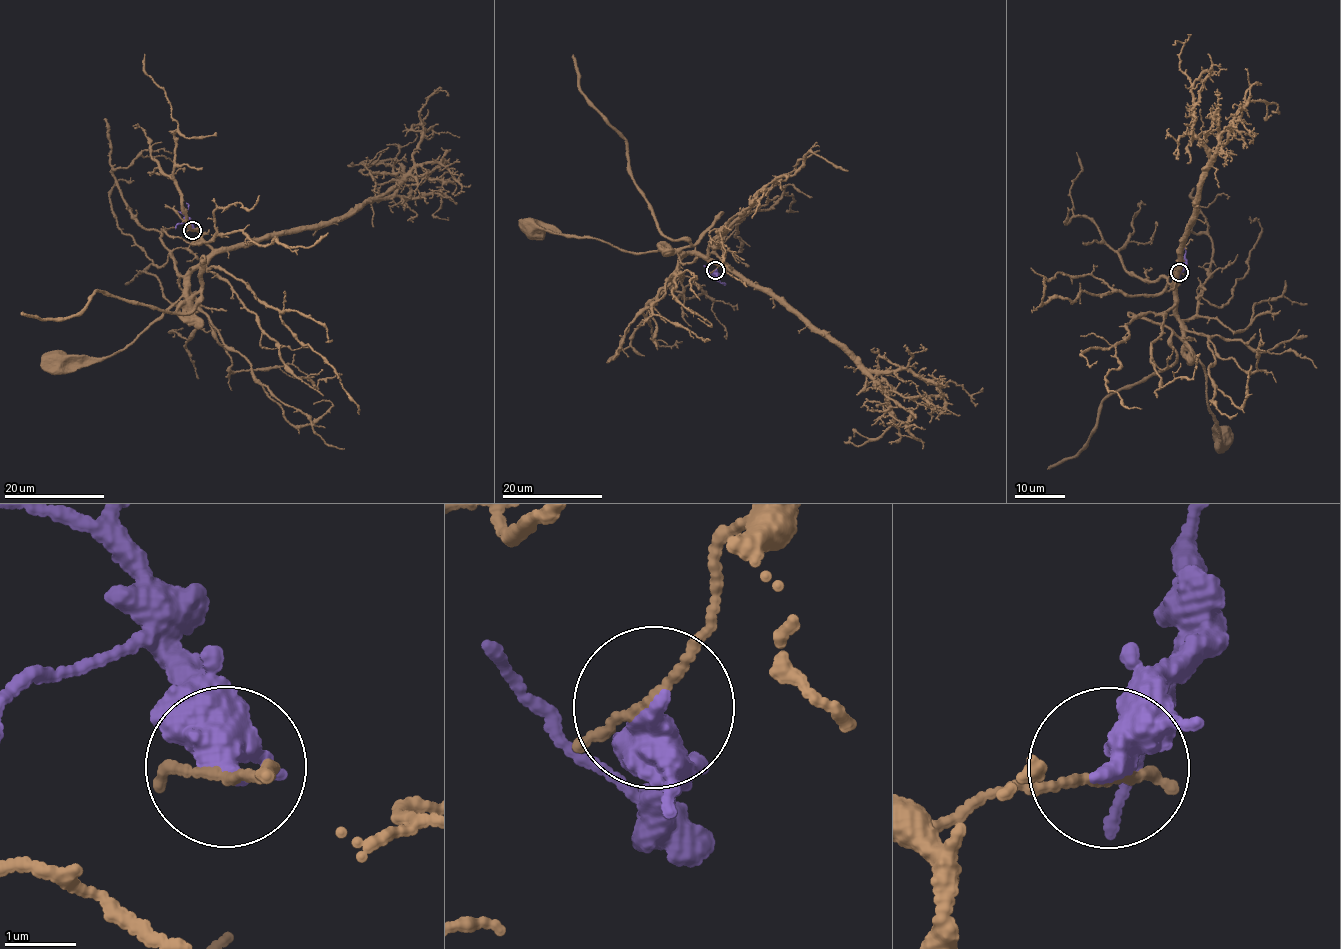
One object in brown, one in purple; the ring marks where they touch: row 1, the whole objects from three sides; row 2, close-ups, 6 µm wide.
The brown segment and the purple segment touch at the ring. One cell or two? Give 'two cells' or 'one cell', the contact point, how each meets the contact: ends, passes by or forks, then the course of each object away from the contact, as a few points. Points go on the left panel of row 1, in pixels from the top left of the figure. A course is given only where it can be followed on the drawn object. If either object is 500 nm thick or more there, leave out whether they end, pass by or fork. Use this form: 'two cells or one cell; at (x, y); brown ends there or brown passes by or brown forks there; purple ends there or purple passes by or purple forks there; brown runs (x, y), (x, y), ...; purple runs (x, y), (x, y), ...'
two cells; at (192, 230); brown passes by; purple passes by; brown runs (192, 231), (197, 231), (211, 254), (194, 270), (178, 300), (119, 352), (89, 362), (58, 367), (56, 363); purple runs (192, 229), (186, 221), (184, 211), (188, 205), (186, 203)

